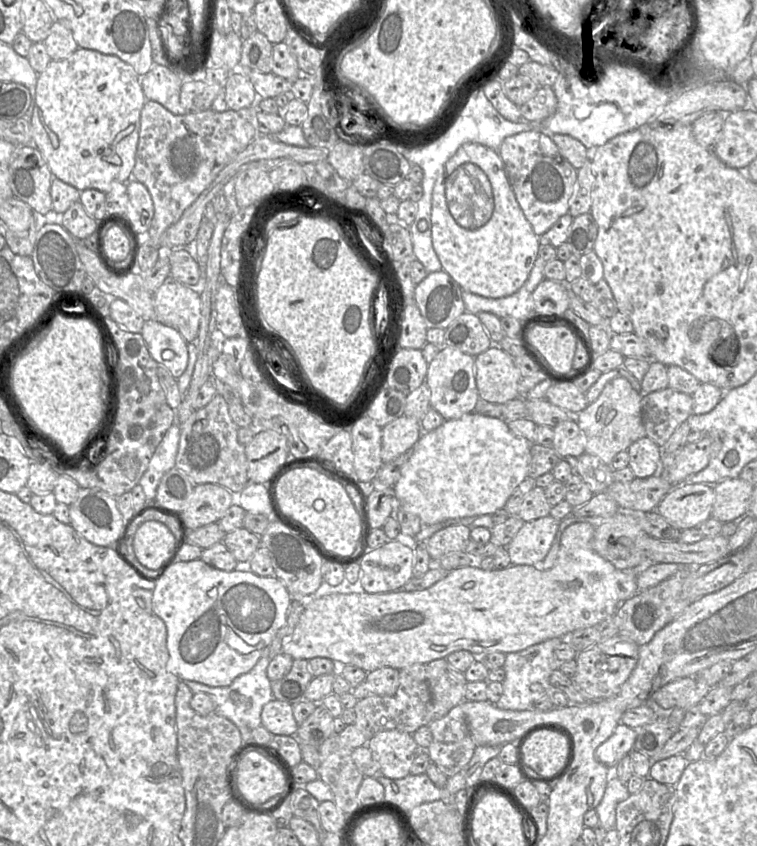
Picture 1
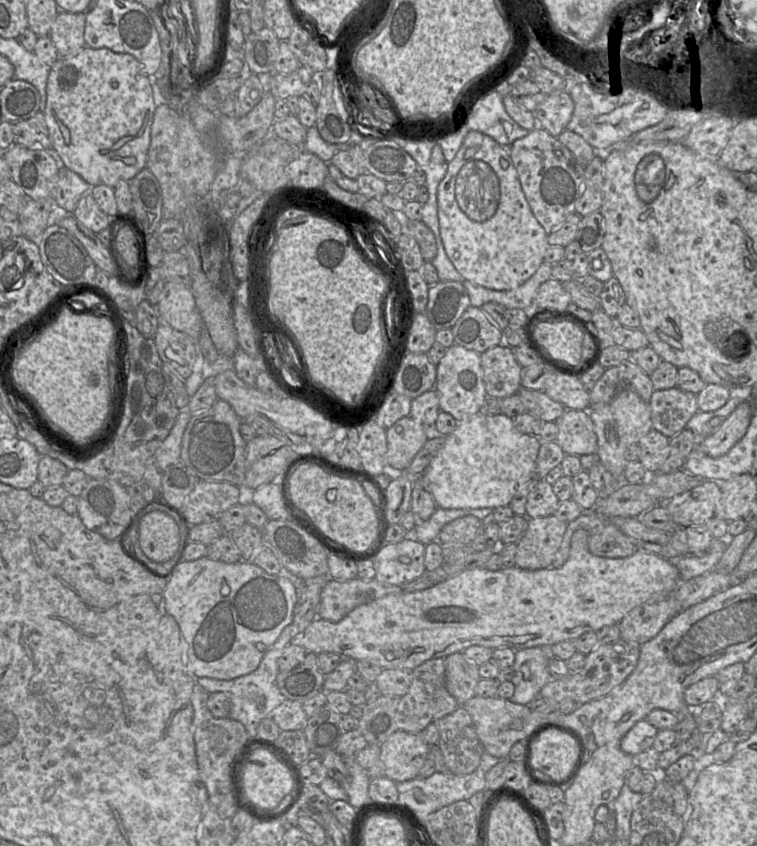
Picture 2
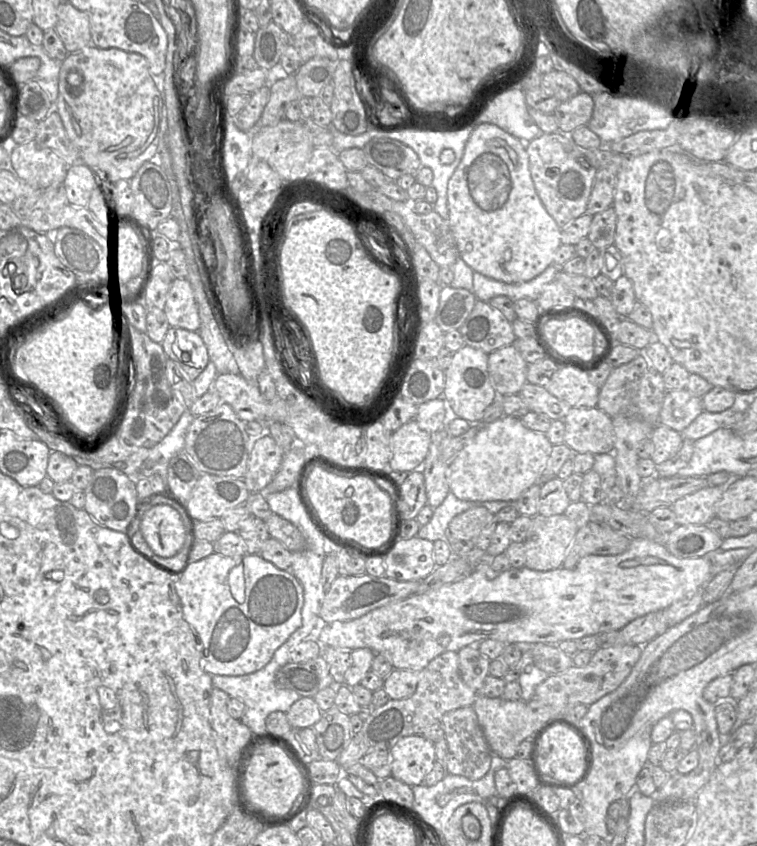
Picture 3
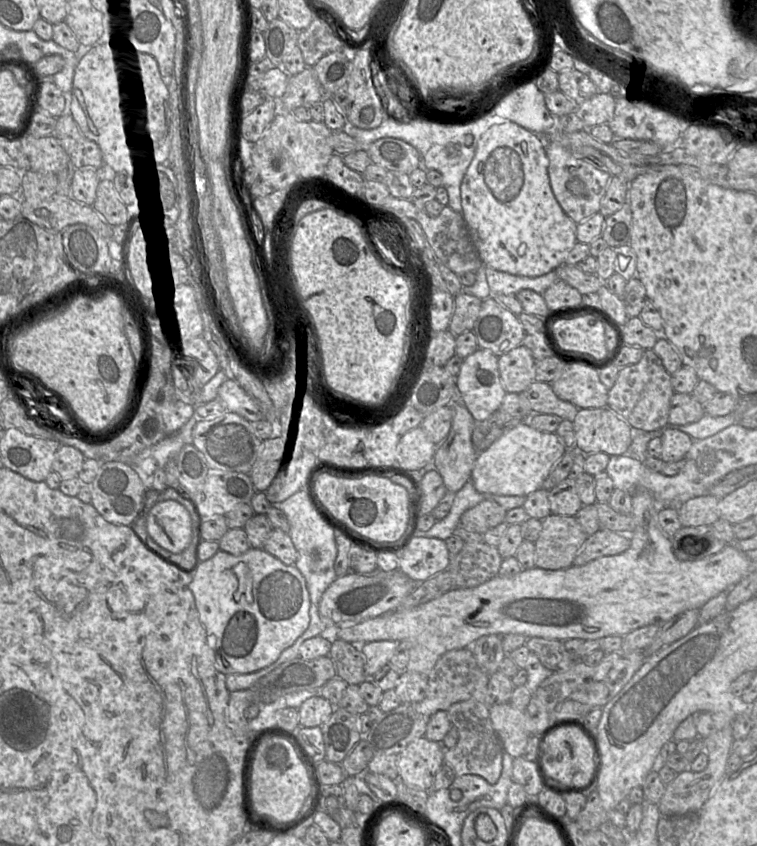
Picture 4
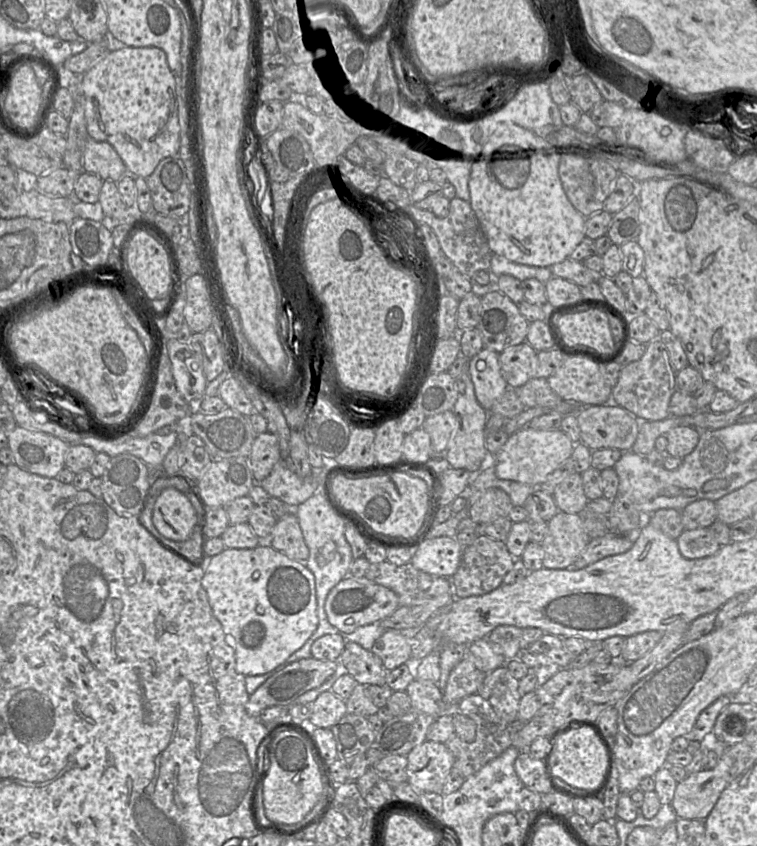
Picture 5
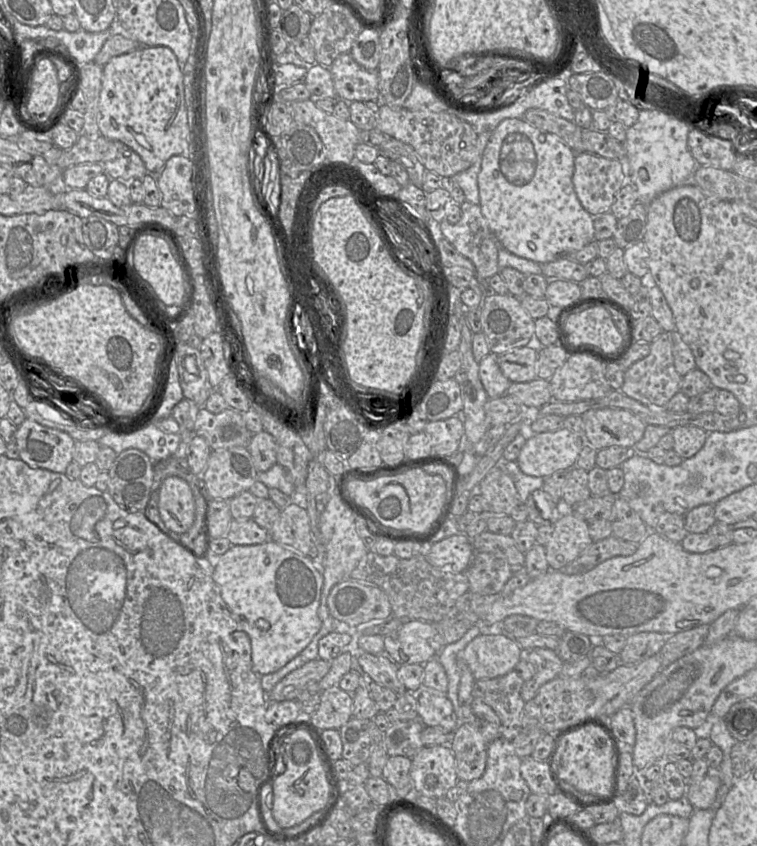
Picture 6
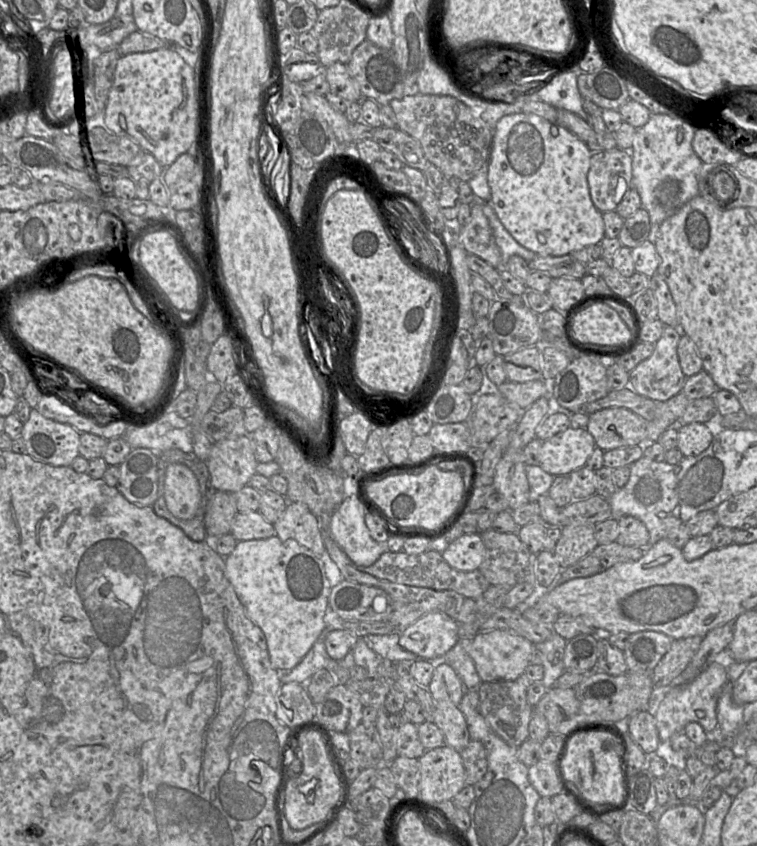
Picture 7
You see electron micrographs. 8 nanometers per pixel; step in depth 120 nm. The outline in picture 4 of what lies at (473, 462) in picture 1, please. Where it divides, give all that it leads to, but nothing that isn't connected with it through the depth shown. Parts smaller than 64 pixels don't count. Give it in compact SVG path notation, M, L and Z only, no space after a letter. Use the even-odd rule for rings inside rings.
M526 422L520 423L478 453L470 481L481 493L526 497L542 488L543 482L567 450L556 433L542 432Z

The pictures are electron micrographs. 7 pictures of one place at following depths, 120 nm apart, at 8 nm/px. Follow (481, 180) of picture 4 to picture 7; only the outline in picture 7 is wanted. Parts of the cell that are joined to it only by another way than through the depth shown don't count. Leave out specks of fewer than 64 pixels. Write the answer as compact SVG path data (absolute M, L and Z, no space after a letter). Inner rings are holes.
M521 112L498 121L487 164L490 204L521 246L538 256L563 256L601 243L605 237L603 217L591 200L587 182L591 155L589 147L572 132L535 114Z

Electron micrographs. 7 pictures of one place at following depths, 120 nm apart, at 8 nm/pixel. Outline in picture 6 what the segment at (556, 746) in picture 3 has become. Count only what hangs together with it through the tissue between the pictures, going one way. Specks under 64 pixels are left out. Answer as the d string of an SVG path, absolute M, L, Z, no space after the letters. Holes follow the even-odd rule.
M589 725L567 734L559 742L555 763L559 777L590 796L612 796L615 790L617 748L606 730Z

